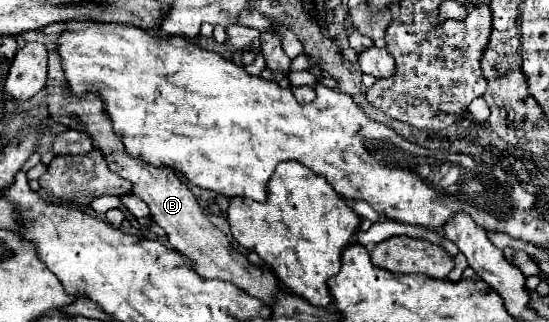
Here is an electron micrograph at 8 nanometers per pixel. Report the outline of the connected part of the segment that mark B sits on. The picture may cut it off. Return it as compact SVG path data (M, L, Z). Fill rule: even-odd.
M52 50L48 56L48 82L46 82L46 92L48 92L48 112L50 118L54 122L60 122L68 128L74 130L86 130L92 138L92 146L102 150L102 156L106 158L106 164L112 172L116 172L118 176L126 178L128 182L132 182L134 194L140 196L150 212L152 218L156 220L158 226L162 226L168 234L168 240L172 244L172 248L176 248L180 254L184 254L186 258L190 258L194 262L194 270L204 276L204 278L218 278L218 280L228 280L232 284L236 284L238 288L246 290L248 294L256 296L258 300L264 300L264 304L270 306L270 302L274 300L274 294L278 292L276 286L276 278L272 274L270 268L258 268L254 264L248 262L248 258L244 258L238 250L234 250L230 246L230 242L226 240L226 236L212 226L212 222L208 220L208 216L204 214L204 210L200 208L200 204L196 202L194 194L188 190L188 186L180 180L180 176L176 172L172 172L170 168L156 168L152 164L142 164L142 160L130 156L122 144L122 140L116 136L116 132L112 130L110 118L106 116L102 102L96 94L88 94L86 98L72 98L66 92L64 86L64 74L60 68L60 58L58 54Z

